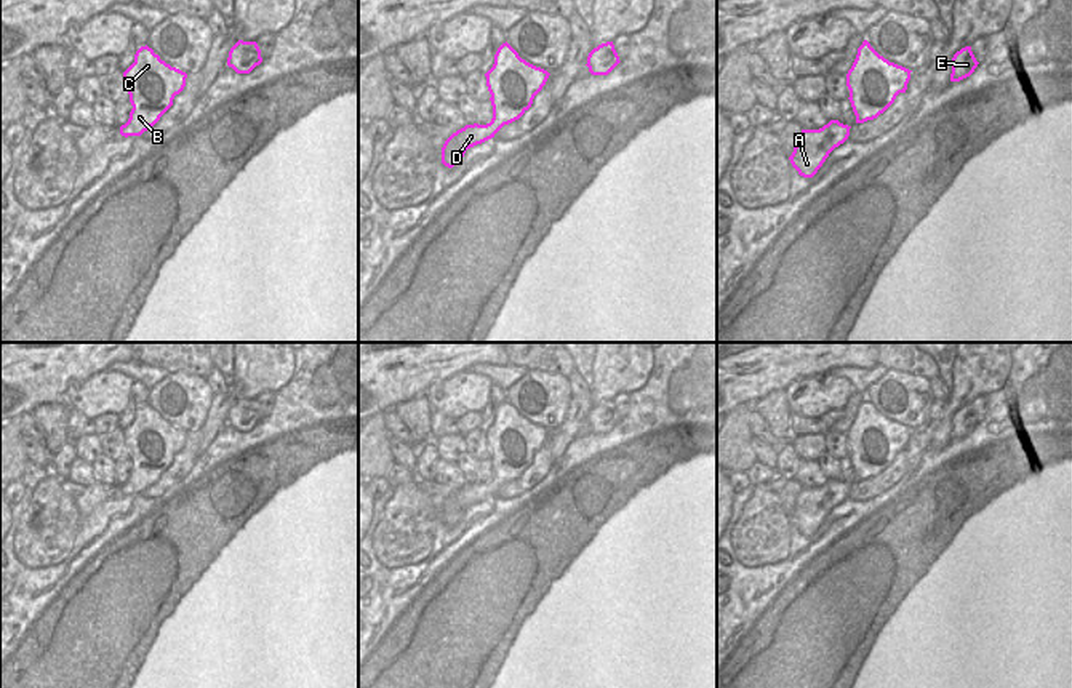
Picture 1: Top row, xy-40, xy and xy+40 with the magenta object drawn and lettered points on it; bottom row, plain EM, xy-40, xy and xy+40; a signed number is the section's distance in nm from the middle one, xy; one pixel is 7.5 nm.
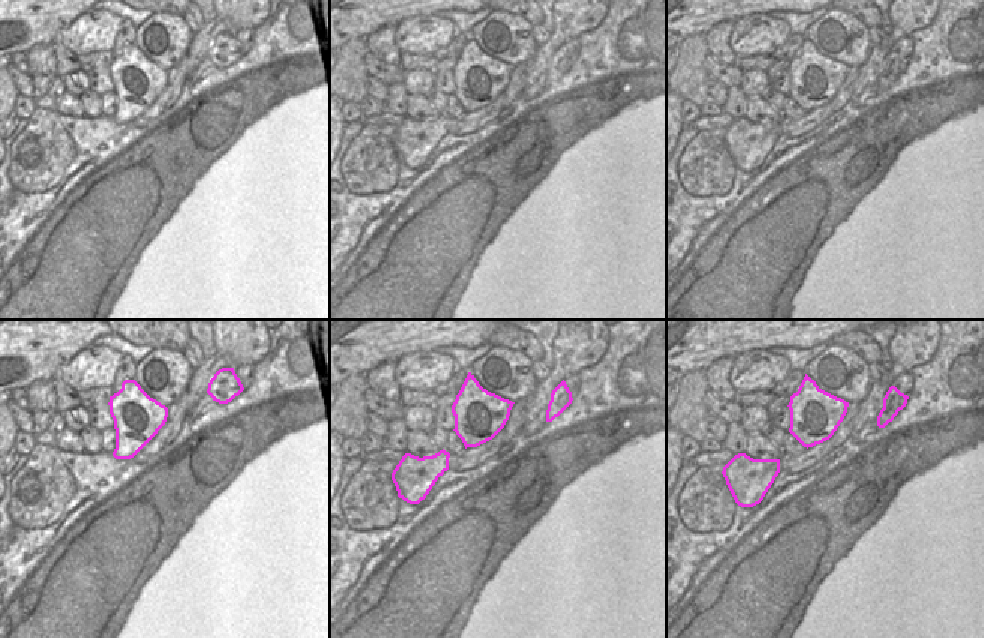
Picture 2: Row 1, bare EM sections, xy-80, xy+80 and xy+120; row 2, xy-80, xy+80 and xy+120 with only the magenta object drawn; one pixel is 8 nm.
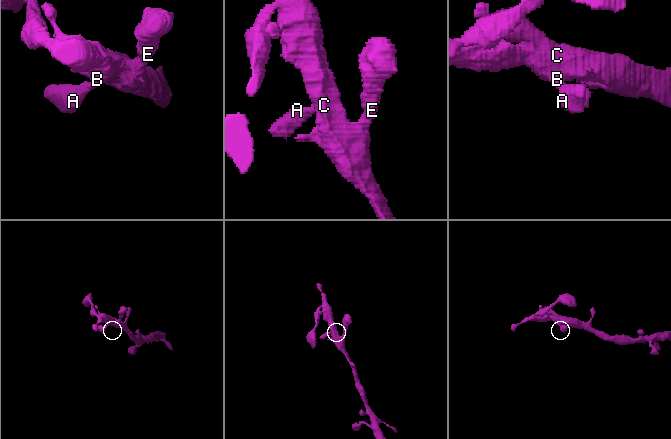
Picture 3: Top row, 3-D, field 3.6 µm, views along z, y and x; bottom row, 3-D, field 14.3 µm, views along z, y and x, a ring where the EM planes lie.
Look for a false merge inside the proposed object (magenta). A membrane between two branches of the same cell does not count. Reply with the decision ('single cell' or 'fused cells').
single cell

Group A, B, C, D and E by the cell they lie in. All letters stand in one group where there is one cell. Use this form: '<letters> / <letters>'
A B C D E

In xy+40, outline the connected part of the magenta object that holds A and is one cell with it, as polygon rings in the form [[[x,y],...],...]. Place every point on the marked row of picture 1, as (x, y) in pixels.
[[[830,120],[819,130],[802,130],[789,157],[792,166],[800,176],[813,178],[829,154],[848,139],[850,128],[838,120]]]

